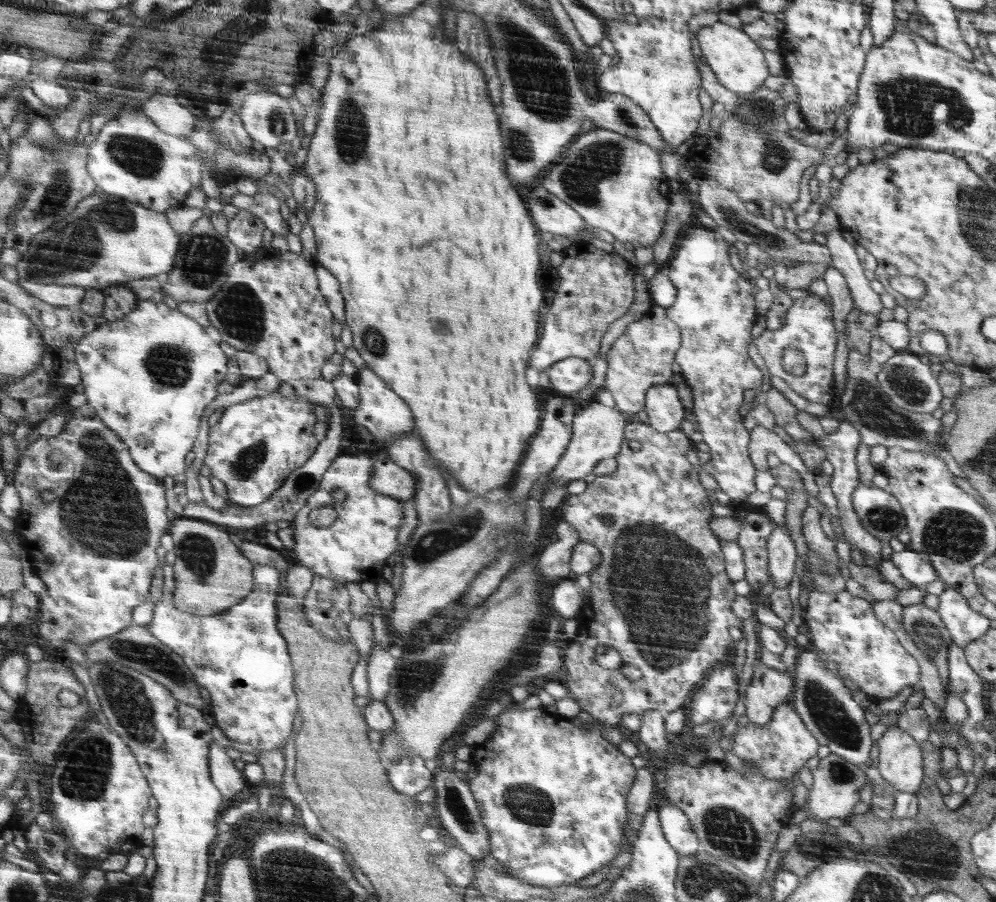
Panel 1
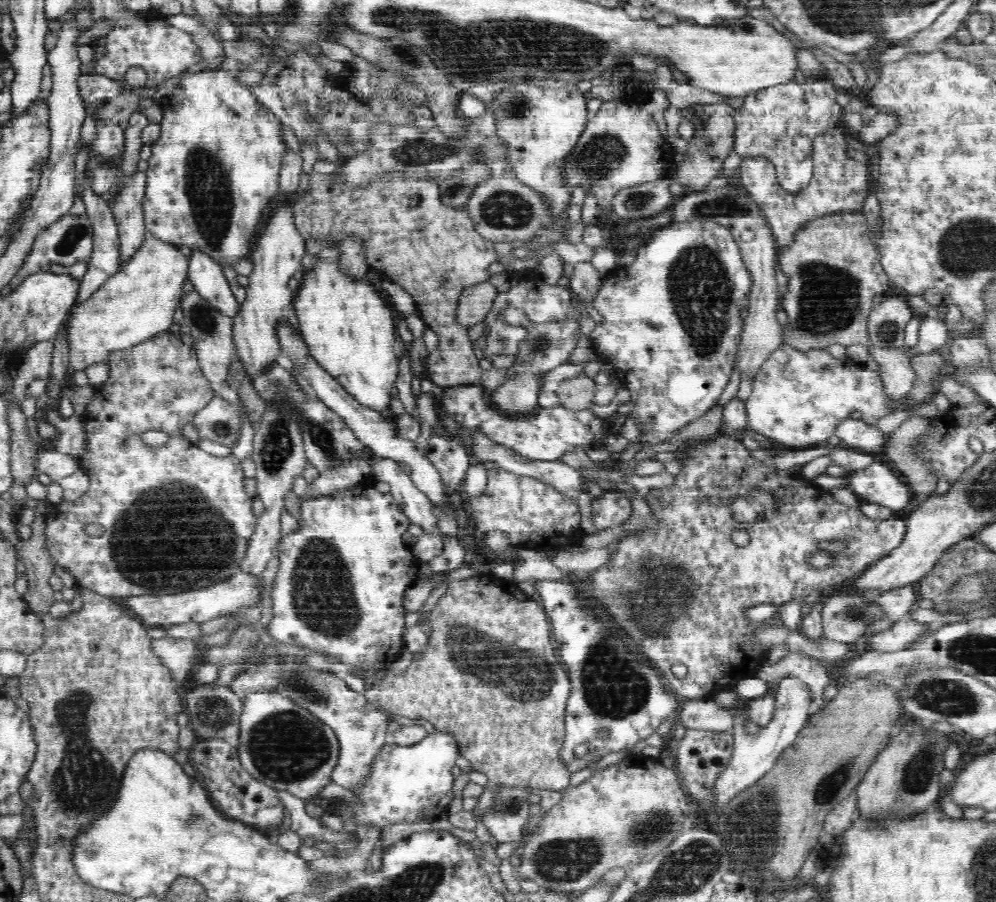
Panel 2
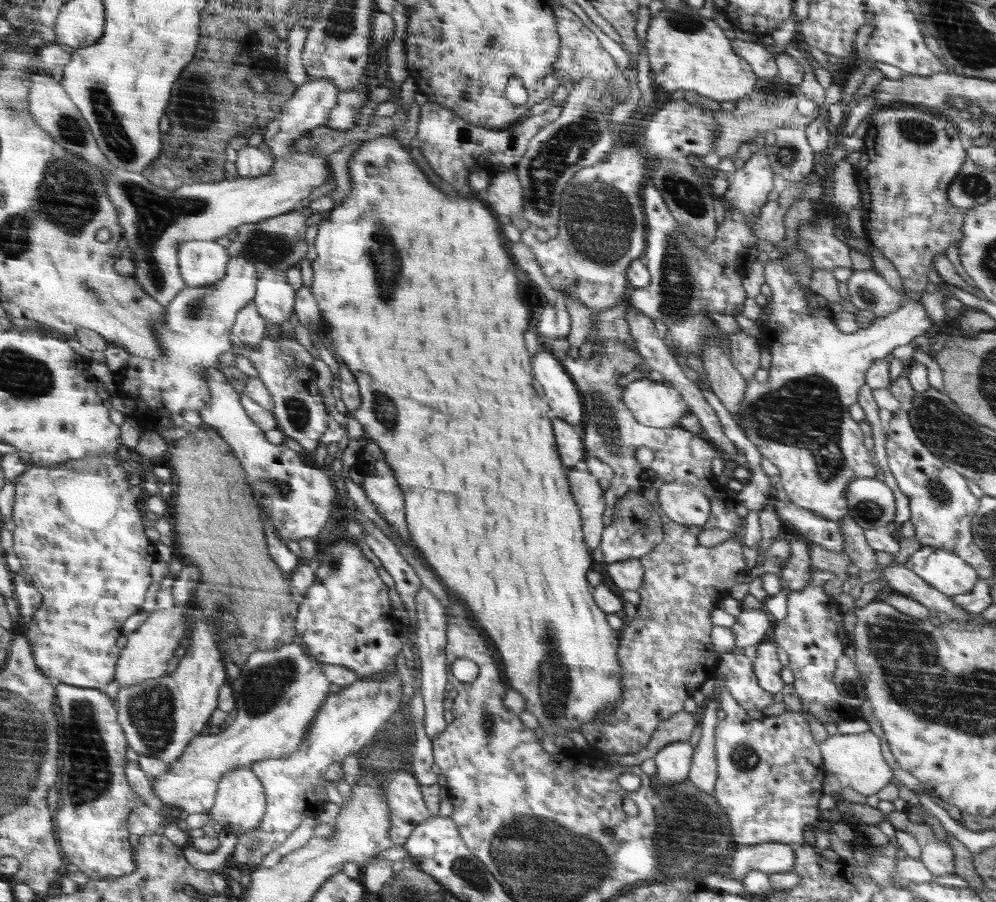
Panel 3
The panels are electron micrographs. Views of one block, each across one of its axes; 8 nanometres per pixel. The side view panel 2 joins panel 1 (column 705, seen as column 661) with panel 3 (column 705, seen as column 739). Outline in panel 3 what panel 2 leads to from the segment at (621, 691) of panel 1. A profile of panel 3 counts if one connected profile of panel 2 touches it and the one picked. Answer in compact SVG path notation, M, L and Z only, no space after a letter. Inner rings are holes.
M604 338L604 346L600 348L600 352L596 352L596 354L593 354L588 360L582 357L575 359L572 356L566 354L565 359L561 361L566 371L570 373L570 377L572 377L572 382L574 383L576 389L578 389L578 395L580 395L580 401L582 401L582 406L584 407L584 416L582 420L584 438L582 438L582 440L587 445L586 452L588 453L588 456L598 458L605 464L608 464L613 471L613 478L609 480L610 487L607 489L608 492L604 492L604 495L607 498L607 513L604 514L603 522L606 525L610 525L612 522L614 522L615 502L619 500L625 493L631 491L639 492L647 502L651 502L658 509L659 499L657 498L657 495L660 486L675 481L684 482L685 484L690 484L691 486L697 487L710 502L711 509L709 518L702 526L682 526L663 517L663 539L648 554L645 554L639 558L639 561L643 564L643 568L646 571L646 580L643 581L643 585L637 591L638 595L640 596L640 603L636 605L636 615L634 615L634 617L632 617L630 620L626 619L624 628L622 628L620 632L619 658L620 668L622 668L623 671L622 675L620 675L620 682L623 683L622 699L620 699L618 703L614 703L614 707L612 707L612 709L608 709L608 707L606 707L604 711L600 711L600 713L596 715L596 719L588 721L588 724L582 725L582 727L579 728L581 734L585 737L587 746L591 751L598 752L599 755L636 754L638 751L642 750L654 737L654 733L660 724L662 724L664 721L667 721L668 718L674 716L674 714L683 713L685 711L686 706L688 706L688 700L692 702L692 694L696 694L696 690L700 690L701 686L708 686L708 682L712 682L712 678L717 679L717 675L720 674L720 660L722 660L722 653L720 651L716 651L716 647L714 647L714 643L712 643L711 630L714 628L714 626L712 621L710 621L710 612L712 612L712 610L720 610L721 608L718 608L718 604L723 604L728 598L732 598L732 594L736 594L736 590L740 590L740 586L744 586L744 579L748 578L748 570L754 566L754 562L752 561L750 562L749 566L748 558L744 557L744 551L748 551L749 549L749 546L746 545L746 542L744 542L744 536L736 536L731 539L727 539L716 546L702 546L702 544L698 543L698 534L700 534L702 531L715 528L723 529L723 531L734 531L737 527L740 527L740 523L744 523L745 518L739 518L739 515L736 514L736 506L738 505L737 498L732 498L732 494L728 494L727 488L723 485L720 485L720 482L717 481L716 458L723 457L720 446L714 445L713 442L710 441L703 432L694 434L692 431L686 430L684 427L680 426L666 428L644 426L644 424L638 422L632 412L628 410L626 404L624 404L623 389L622 386L618 384L618 380L622 375L633 371L634 367L636 367L640 361L644 361L644 356L638 353L637 350L630 350L630 348L626 348L622 342L616 342L616 340L606 340L606 338ZM642 446L646 446L646 448L650 449L654 453L654 460L652 460L652 464L650 464L649 468L644 468L644 466L638 462L636 457L637 450Z

